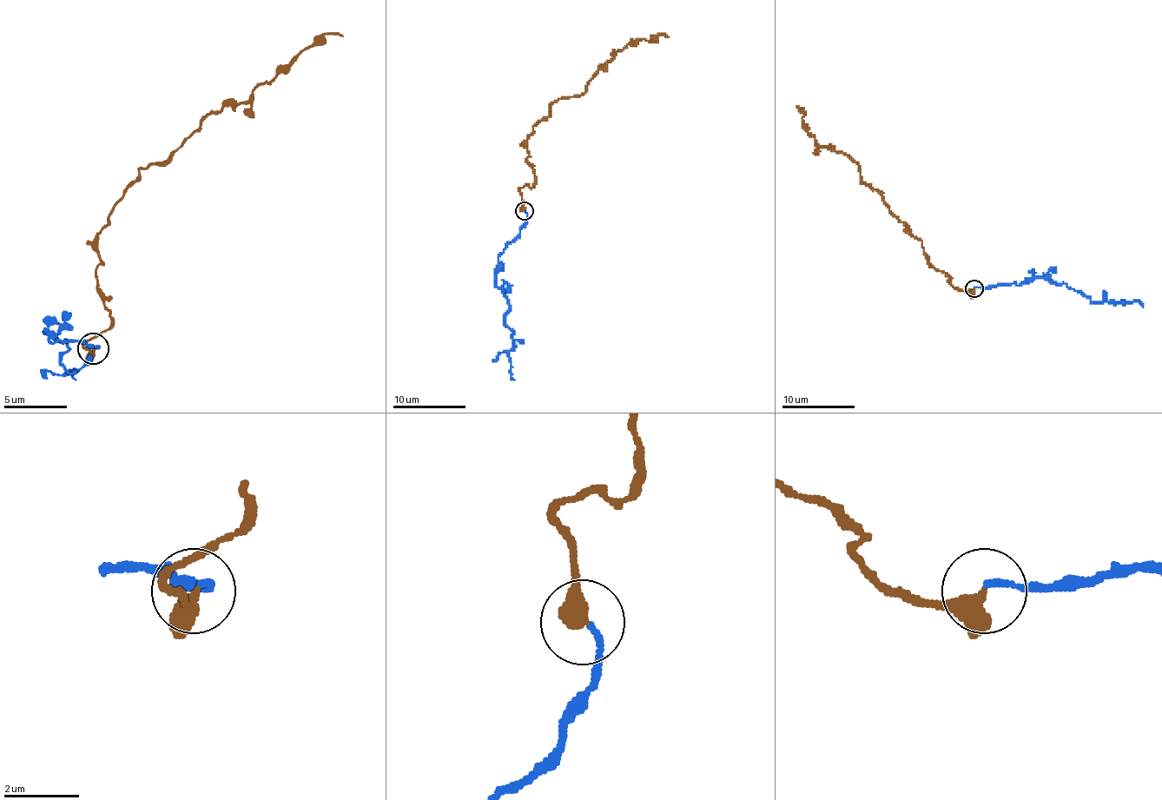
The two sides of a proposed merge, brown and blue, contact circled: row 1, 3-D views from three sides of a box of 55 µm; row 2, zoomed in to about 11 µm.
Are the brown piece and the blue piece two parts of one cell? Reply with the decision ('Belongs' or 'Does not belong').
Belongs

